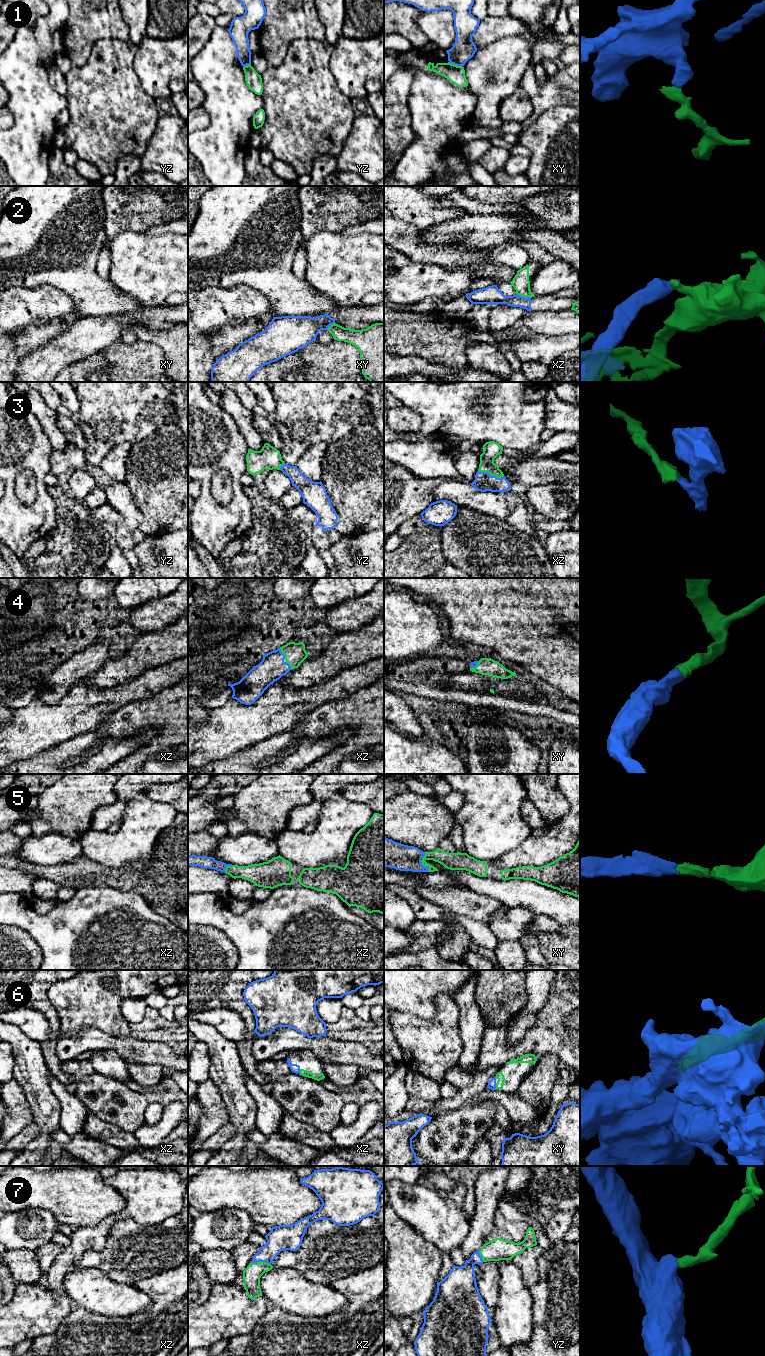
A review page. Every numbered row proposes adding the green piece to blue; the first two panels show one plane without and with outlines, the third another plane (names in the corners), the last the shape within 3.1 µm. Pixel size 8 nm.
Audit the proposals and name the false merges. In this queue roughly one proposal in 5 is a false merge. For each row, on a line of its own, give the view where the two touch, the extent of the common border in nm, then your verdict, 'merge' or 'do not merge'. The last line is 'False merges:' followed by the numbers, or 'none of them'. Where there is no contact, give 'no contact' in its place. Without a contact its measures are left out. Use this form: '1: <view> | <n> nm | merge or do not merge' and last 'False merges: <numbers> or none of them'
1: xy | 130 nm | do not merge
2: xz | 130 nm | do not merge
3: xz | 220 nm | merge
4: xz | 100 nm | merge
5: xy | 120 nm | merge
6: xy | 40 nm | merge
7: xz | 160 nm | merge
False merges: 1, 2

